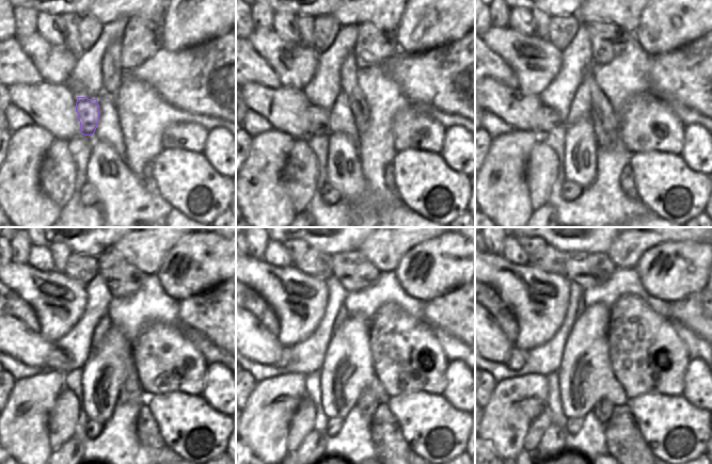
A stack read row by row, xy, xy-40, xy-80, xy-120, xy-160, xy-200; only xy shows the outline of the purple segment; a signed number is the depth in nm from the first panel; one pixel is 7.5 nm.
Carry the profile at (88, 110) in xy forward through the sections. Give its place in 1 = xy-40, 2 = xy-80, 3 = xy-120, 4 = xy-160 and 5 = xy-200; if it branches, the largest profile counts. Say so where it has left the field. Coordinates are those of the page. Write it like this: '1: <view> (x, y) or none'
1: xy-40 (318, 116)
2: xy-80 (546, 118)
3: xy-120 (58, 360)
4: xy-160 (286, 354)
5: xy-200 (517, 358)

